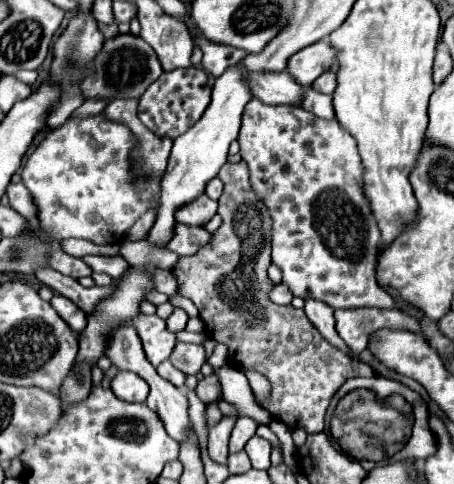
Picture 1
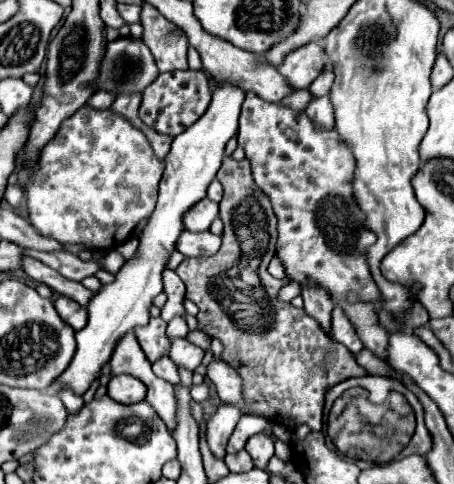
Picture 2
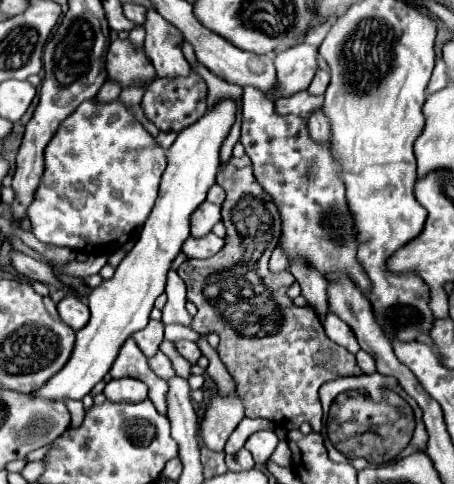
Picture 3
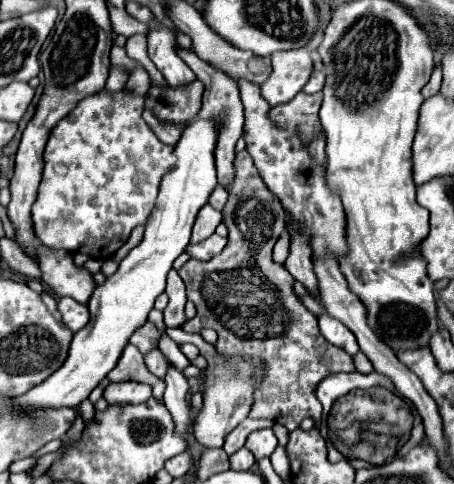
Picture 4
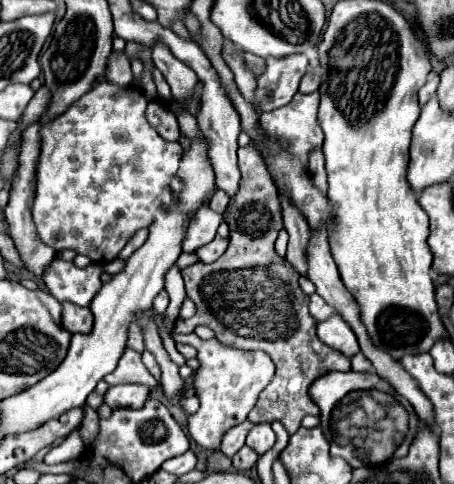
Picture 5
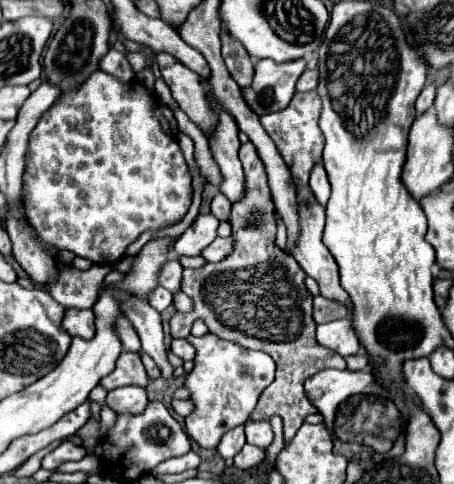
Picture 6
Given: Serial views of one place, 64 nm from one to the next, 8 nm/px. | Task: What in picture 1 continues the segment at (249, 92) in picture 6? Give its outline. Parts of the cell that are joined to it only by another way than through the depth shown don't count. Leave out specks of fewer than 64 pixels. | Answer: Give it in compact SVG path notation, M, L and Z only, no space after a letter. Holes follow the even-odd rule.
M320 40L296 52L286 66L286 72L302 86L308 88L322 72L330 68L334 62L334 48L330 48L328 40Z

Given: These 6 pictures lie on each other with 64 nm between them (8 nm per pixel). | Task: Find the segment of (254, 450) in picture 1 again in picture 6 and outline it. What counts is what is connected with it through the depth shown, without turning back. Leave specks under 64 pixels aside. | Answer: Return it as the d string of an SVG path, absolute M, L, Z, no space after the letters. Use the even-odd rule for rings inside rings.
M248 420L244 424L244 432L246 432L246 442L260 446L260 448L268 448L272 442L272 428L268 420Z

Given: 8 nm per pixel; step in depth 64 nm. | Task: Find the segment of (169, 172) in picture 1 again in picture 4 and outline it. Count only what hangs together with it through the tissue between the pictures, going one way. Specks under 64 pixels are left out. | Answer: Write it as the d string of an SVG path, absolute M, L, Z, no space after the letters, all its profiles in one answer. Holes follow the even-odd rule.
M194 120L188 128L184 128L182 138L174 148L176 168L170 172L170 176L166 176L162 180L158 202L156 202L156 206L154 206L154 210L146 222L146 232L144 232L142 242L120 262L120 268L116 270L116 274L106 278L106 282L100 284L96 288L96 292L92 294L92 300L88 302L92 320L90 320L86 330L80 330L74 334L66 362L52 376L48 376L44 382L30 388L24 396L12 398L14 410L18 410L20 414L34 414L38 410L48 410L48 408L64 408L64 406L66 408L78 408L88 398L88 394L100 384L100 380L106 378L106 374L118 364L118 358L122 356L122 350L128 344L128 338L132 336L132 332L136 328L140 328L146 322L148 312L154 308L156 296L164 292L166 274L172 268L172 262L186 250L186 246L190 242L190 230L192 230L192 224L194 224L198 210L208 202L208 196L218 186L216 184L216 168L214 168L214 146L216 146L216 124L214 122Z

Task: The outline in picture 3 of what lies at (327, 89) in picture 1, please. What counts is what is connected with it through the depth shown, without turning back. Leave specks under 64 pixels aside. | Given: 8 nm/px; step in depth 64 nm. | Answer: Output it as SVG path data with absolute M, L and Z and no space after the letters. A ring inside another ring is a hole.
M318 70L316 76L314 76L314 80L312 80L312 84L308 86L308 92L310 92L310 94L322 94L322 92L326 90L326 86L328 86L328 80L330 80L328 72Z

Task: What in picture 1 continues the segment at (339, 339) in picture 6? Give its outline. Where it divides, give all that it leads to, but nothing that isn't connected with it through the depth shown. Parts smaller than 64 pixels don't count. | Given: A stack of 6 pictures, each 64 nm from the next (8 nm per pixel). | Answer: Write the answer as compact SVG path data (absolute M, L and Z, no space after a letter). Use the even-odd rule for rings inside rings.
M338 308L334 310L336 332L346 342L346 346L358 356L368 346L368 336L382 329L412 330L414 334L424 334L420 324L412 322L400 310L380 310L380 308Z

